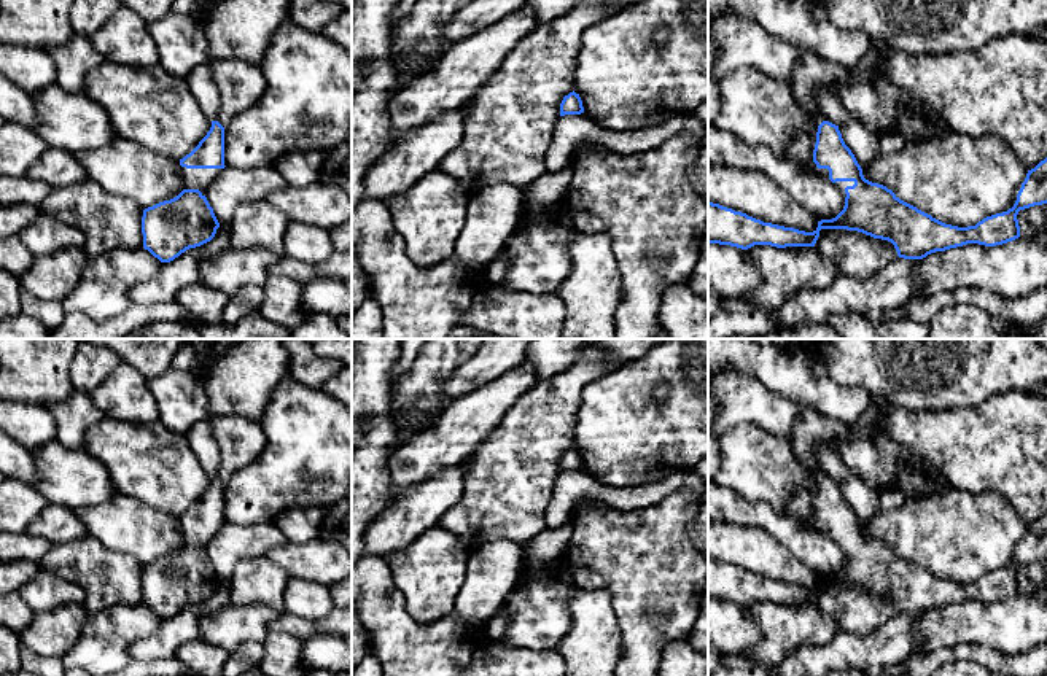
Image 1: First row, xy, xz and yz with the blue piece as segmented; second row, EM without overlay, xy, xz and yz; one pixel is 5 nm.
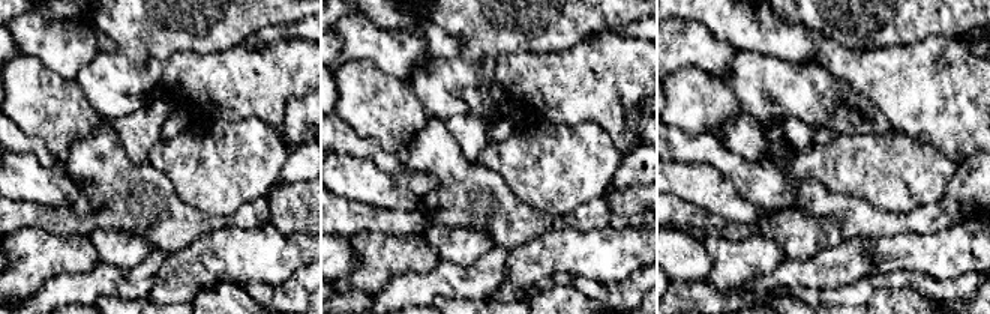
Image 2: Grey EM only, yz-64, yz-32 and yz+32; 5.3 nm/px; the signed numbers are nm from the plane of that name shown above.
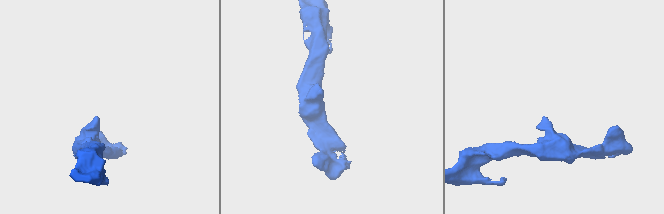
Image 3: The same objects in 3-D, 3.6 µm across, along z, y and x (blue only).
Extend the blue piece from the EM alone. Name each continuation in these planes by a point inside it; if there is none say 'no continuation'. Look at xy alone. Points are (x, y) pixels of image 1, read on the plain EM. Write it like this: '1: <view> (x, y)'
1: xy (194, 535)

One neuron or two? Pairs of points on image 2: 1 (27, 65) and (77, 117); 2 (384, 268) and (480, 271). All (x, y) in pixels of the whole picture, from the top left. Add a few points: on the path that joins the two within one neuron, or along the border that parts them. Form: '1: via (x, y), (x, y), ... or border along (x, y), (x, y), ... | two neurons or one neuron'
1: via (38, 78), (63, 104) | one neuron
2: border along (440, 262), (425, 272), (404, 272), (395, 278) | two neurons

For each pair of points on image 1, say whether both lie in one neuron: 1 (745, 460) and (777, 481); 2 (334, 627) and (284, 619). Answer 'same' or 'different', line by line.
1: same
2: same

